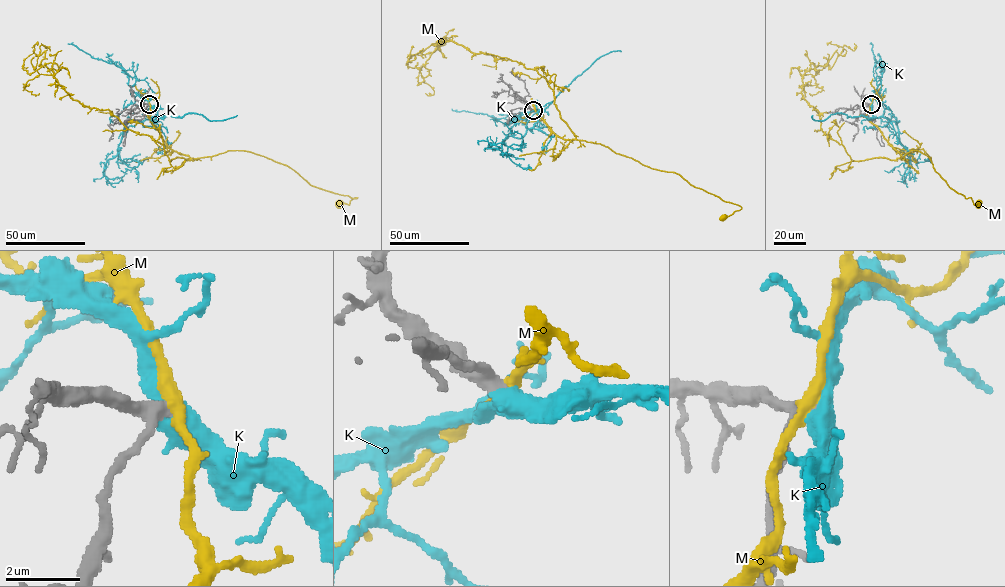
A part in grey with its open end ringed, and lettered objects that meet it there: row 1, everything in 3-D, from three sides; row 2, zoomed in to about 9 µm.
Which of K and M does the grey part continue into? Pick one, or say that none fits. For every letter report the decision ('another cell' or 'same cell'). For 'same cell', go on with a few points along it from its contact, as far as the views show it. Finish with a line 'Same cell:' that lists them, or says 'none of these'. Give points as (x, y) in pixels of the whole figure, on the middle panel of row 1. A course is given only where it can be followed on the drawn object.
K: same cell; course (533, 110), (541, 114), (534, 125), (502, 143), (500, 154), (508, 156), (509, 146), (523, 143), (505, 123)
M: another cell
Same cell: K

